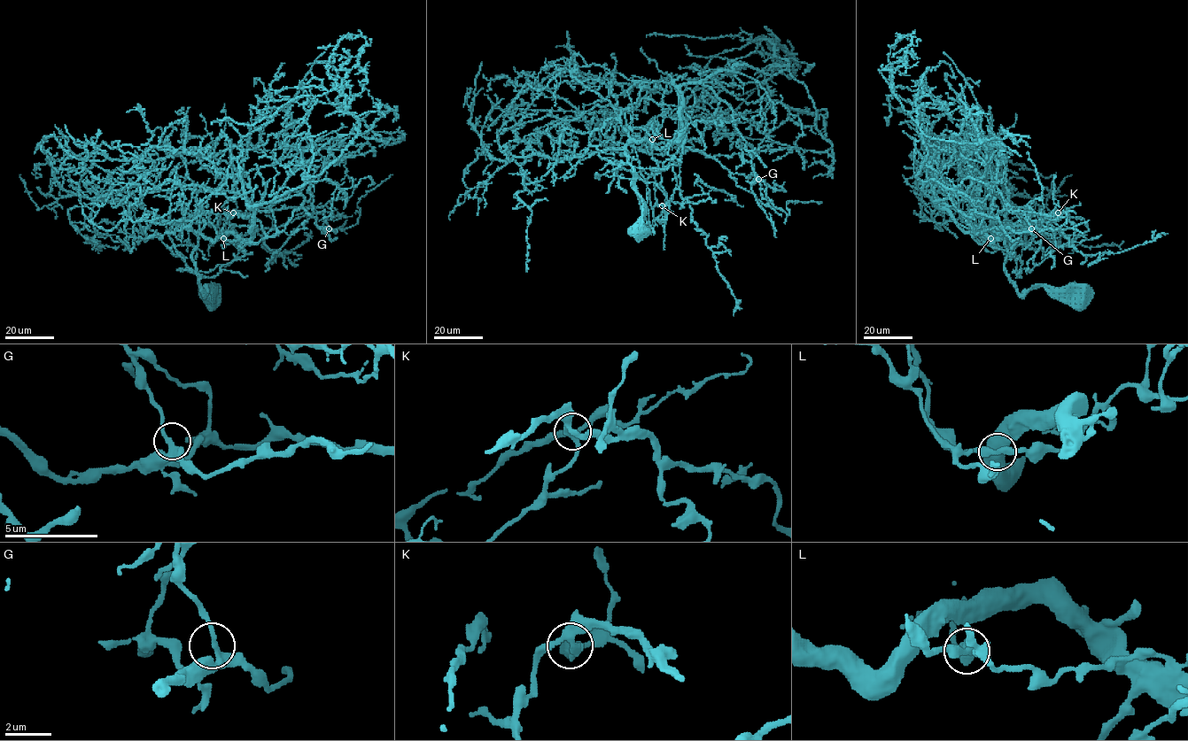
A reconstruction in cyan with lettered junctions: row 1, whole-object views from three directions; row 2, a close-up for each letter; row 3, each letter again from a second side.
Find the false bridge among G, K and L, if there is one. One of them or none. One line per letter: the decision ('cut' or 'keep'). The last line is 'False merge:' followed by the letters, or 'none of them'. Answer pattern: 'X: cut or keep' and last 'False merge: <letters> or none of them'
G: keep
K: keep
L: keep
False merge: none of them

